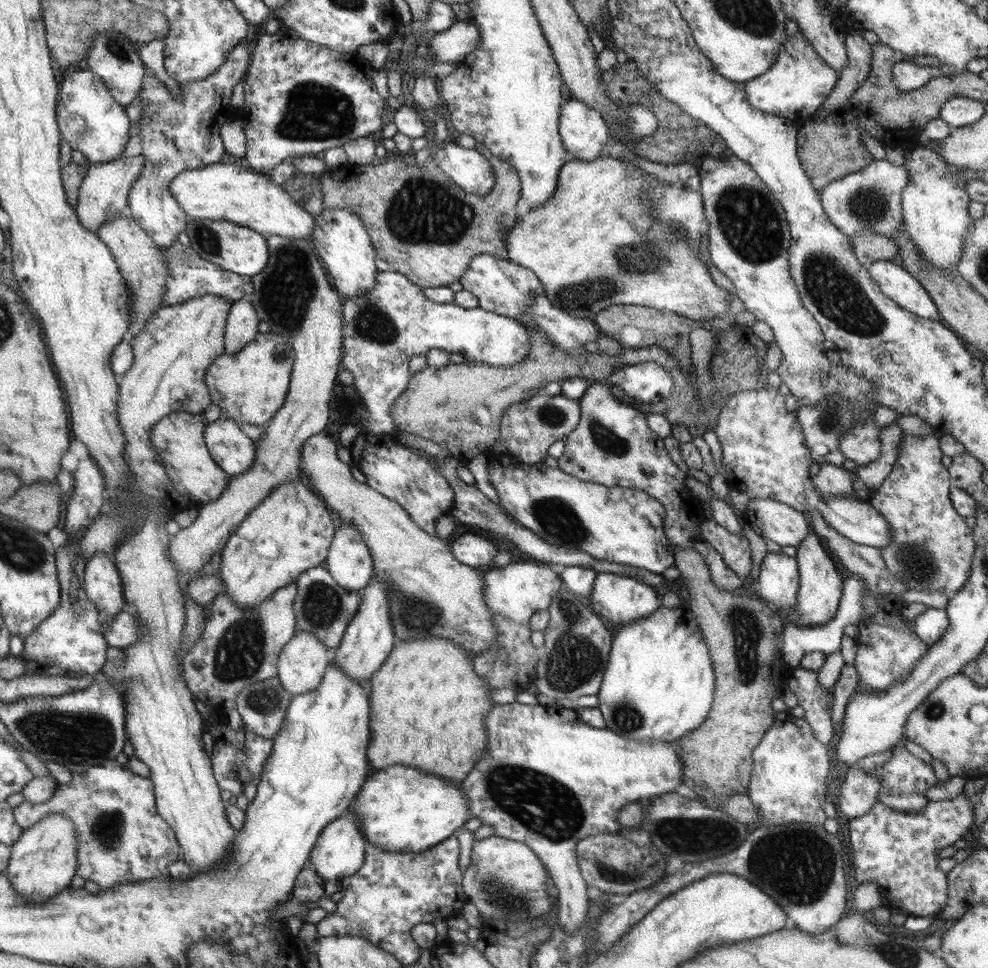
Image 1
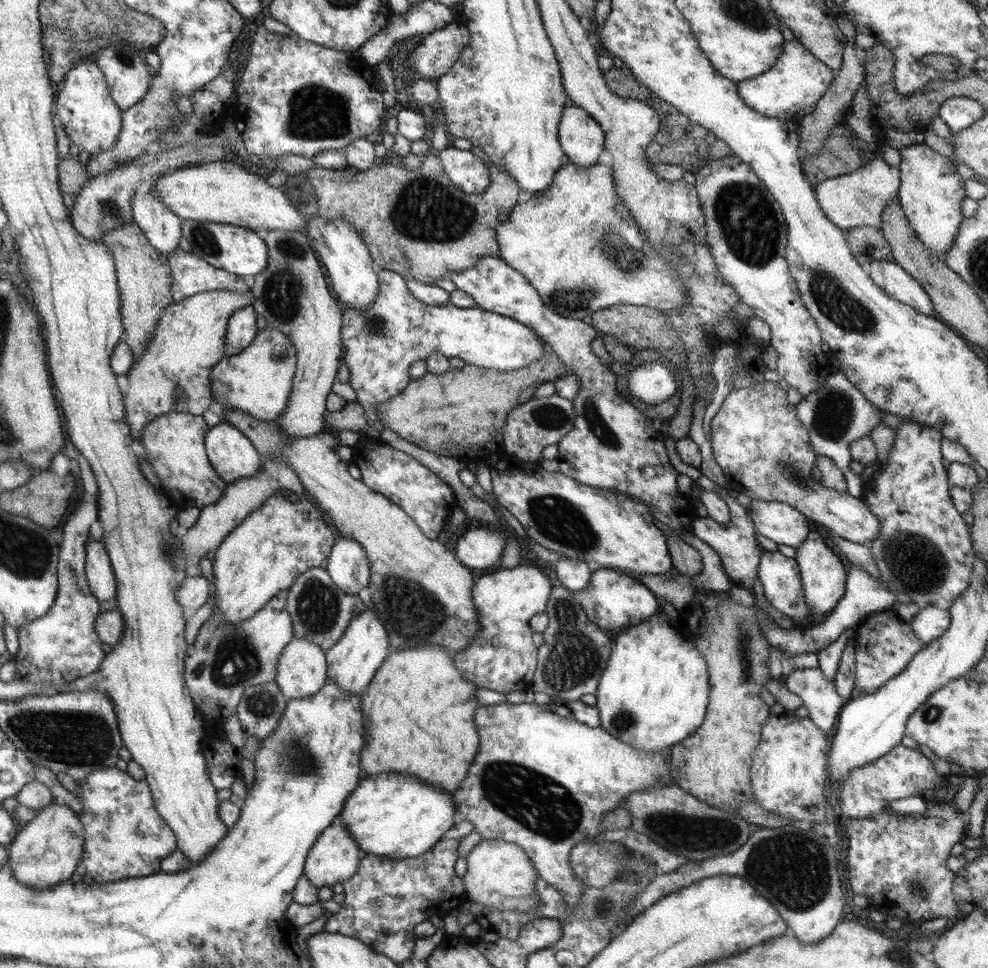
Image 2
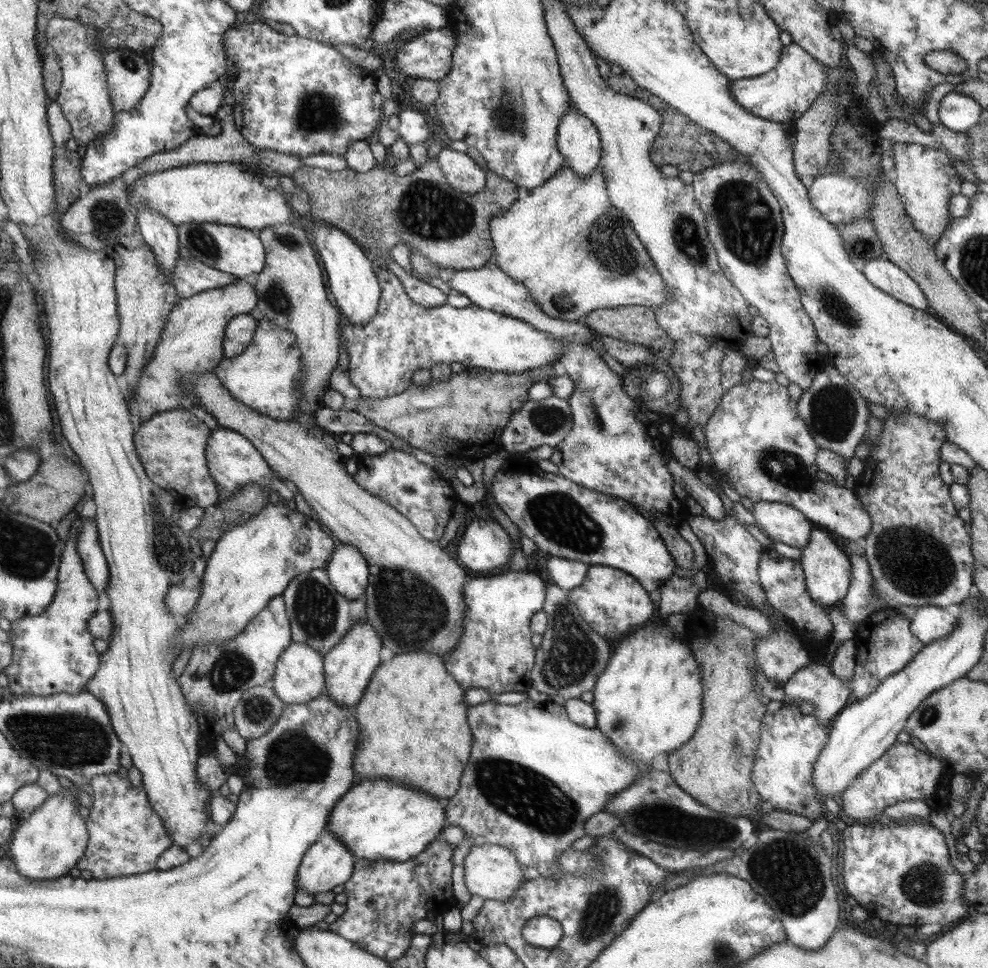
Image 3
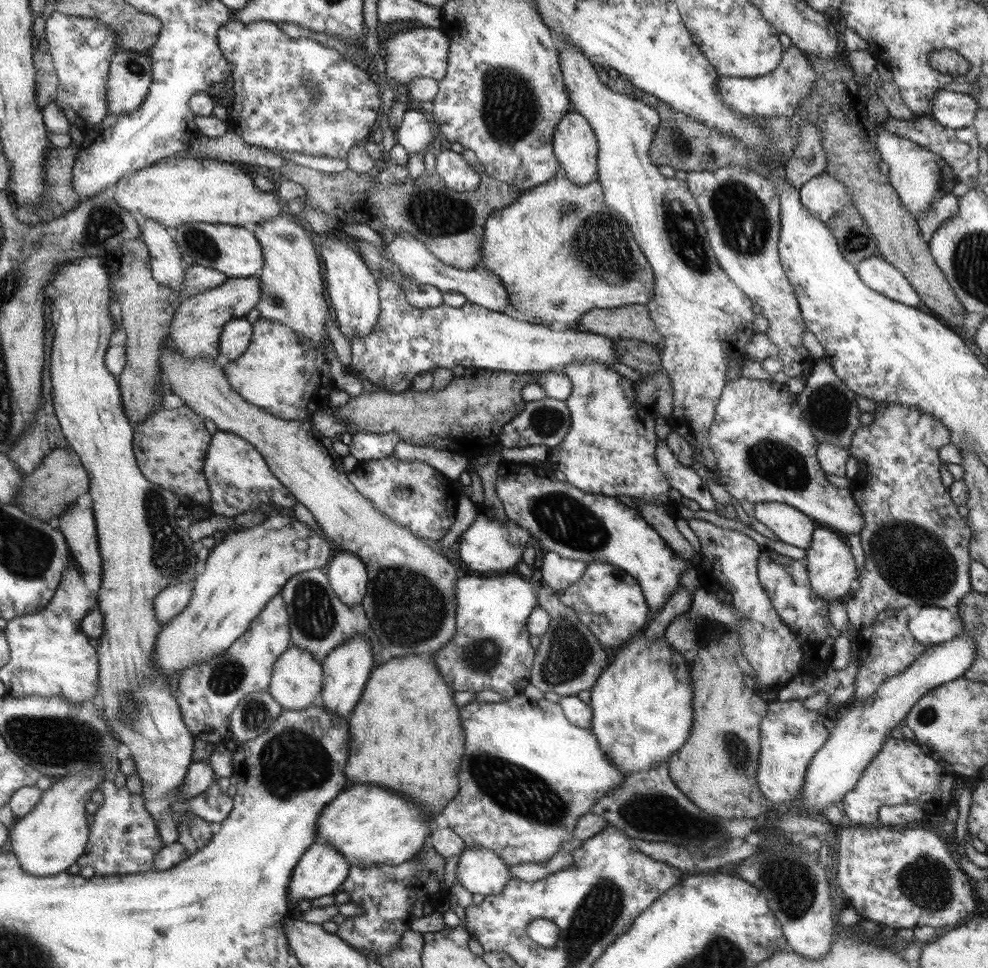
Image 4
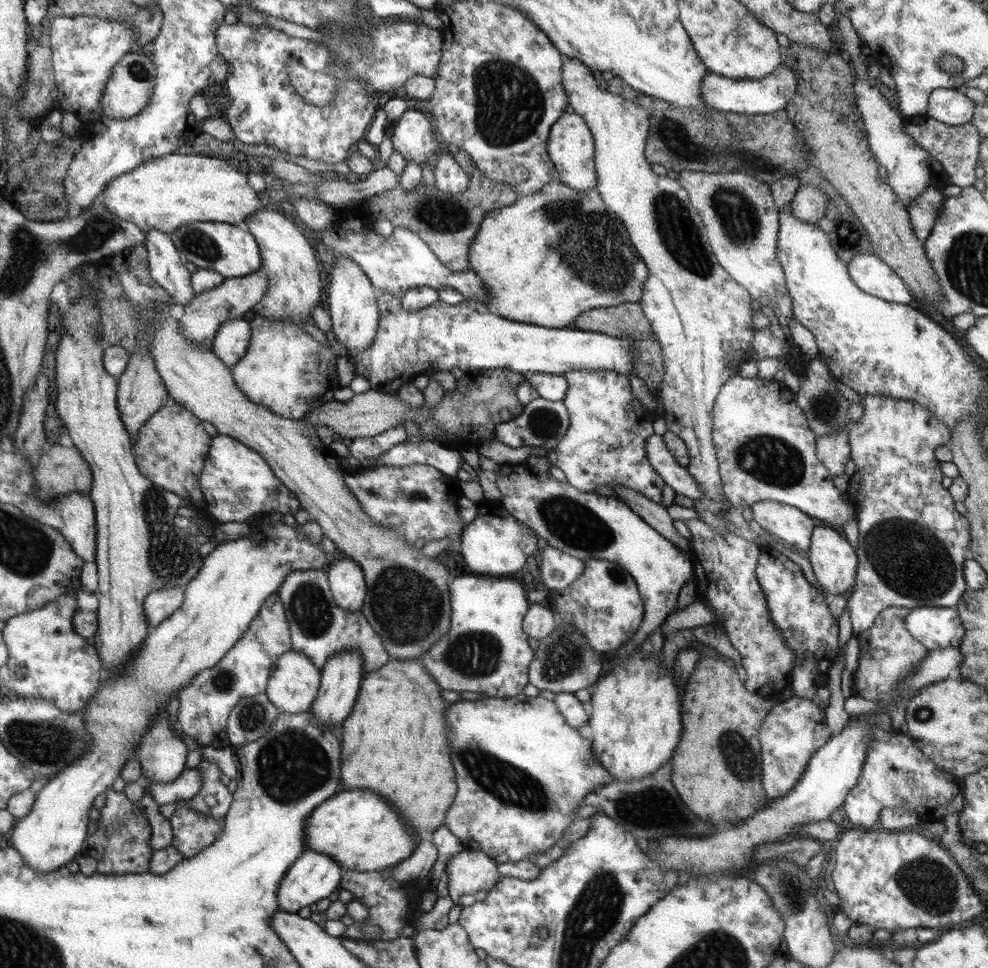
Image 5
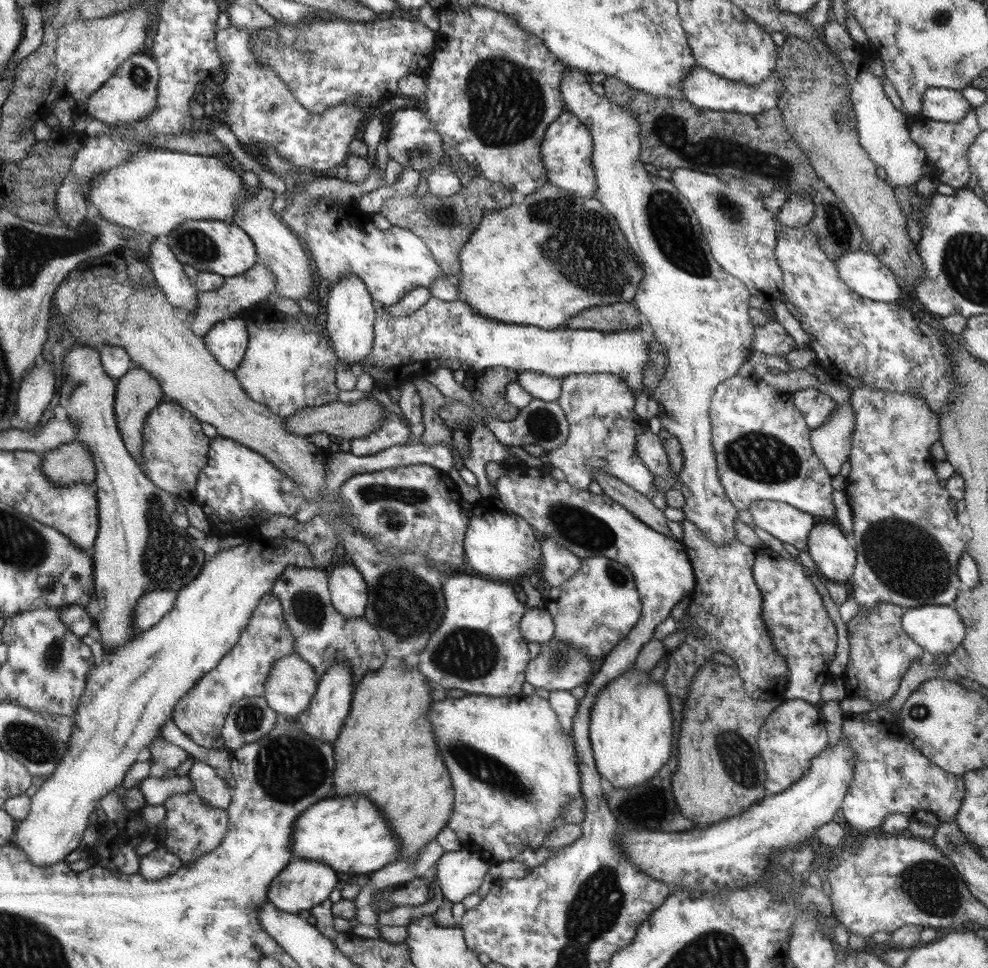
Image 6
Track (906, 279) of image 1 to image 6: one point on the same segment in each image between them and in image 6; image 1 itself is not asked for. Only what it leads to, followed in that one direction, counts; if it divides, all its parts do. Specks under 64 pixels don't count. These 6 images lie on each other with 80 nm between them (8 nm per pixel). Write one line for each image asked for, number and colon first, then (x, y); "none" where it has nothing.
2: (893, 279)
3: (883, 274)
4: (877, 274)
5: (874, 277)
6: (864, 273)

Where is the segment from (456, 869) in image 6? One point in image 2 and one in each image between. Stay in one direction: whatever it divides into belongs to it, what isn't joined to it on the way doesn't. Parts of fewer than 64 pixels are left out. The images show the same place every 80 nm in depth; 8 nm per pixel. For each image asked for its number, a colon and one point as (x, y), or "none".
2: (500, 875)
3: (491, 871)
4: (480, 871)
5: (469, 871)

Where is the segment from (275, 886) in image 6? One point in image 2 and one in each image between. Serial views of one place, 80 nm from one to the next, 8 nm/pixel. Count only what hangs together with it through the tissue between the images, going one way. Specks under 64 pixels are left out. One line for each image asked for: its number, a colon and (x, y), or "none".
2: (335, 857)
3: (328, 865)
4: (322, 870)
5: (314, 876)

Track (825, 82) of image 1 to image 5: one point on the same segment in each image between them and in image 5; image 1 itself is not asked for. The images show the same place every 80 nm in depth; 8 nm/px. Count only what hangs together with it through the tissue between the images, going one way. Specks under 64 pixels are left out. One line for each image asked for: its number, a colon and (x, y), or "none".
2: (790, 90)
3: (783, 94)
4: (777, 94)
5: (769, 94)

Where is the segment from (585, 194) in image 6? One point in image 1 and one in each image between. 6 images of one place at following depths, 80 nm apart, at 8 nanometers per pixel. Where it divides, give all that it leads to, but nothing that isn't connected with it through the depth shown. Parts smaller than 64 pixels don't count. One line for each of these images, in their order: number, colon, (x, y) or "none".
1: (584, 133)
2: (582, 140)
3: (578, 140)
4: (574, 143)
5: (570, 145)

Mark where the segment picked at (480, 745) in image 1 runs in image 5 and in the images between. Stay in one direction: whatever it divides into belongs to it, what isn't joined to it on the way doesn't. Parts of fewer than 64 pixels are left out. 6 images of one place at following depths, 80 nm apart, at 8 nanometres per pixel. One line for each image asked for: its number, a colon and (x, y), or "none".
2: (421, 714)
3: (413, 717)
4: (406, 712)
5: (400, 716)

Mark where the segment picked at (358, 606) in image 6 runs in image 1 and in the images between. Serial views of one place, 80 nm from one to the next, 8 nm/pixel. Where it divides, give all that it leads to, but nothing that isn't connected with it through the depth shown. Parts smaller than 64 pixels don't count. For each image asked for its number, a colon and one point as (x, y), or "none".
1: (349, 558)
2: (348, 563)
3: (349, 570)
4: (348, 574)
5: (347, 579)

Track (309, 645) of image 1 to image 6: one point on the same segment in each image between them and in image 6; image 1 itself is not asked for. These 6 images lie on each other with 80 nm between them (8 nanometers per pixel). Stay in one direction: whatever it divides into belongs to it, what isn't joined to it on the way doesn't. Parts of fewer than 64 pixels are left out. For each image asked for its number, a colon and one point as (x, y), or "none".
2: (303, 669)
3: (299, 677)
4: (298, 678)
5: (295, 681)
6: (292, 683)

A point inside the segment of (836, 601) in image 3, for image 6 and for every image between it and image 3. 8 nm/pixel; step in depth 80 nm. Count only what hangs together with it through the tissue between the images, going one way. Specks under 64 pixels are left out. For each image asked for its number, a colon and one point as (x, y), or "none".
4: (831, 567)
5: (834, 561)
6: (835, 556)

